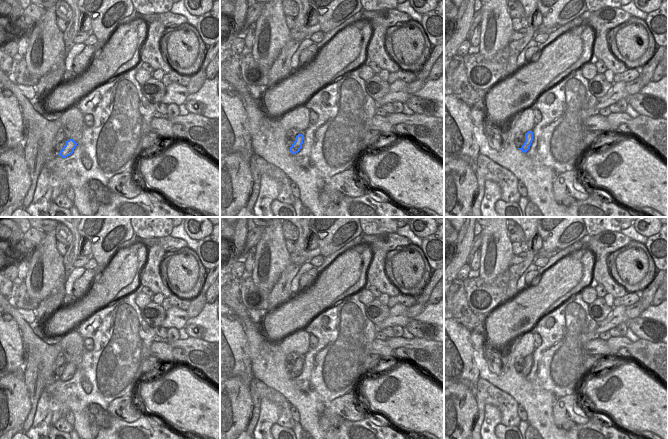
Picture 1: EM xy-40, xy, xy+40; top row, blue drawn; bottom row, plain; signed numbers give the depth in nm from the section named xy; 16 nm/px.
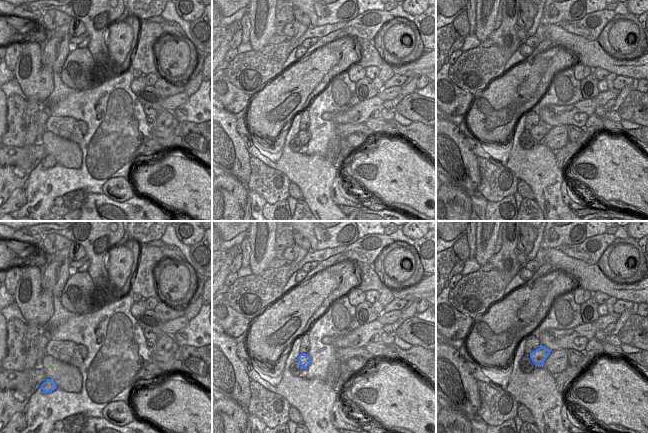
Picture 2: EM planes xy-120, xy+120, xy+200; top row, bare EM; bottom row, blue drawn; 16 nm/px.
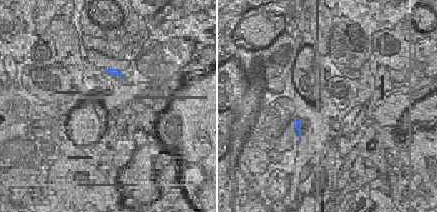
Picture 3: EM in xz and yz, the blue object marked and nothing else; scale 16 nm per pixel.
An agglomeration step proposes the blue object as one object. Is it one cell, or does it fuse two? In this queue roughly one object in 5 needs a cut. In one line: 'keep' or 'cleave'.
keep

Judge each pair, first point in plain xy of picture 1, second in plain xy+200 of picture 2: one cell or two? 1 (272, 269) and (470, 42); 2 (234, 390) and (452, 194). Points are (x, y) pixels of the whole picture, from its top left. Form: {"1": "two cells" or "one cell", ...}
{"1": "two cells", "2": "one cell"}

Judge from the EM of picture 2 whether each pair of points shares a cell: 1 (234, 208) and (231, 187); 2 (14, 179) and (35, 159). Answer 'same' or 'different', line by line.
1: same
2: same

